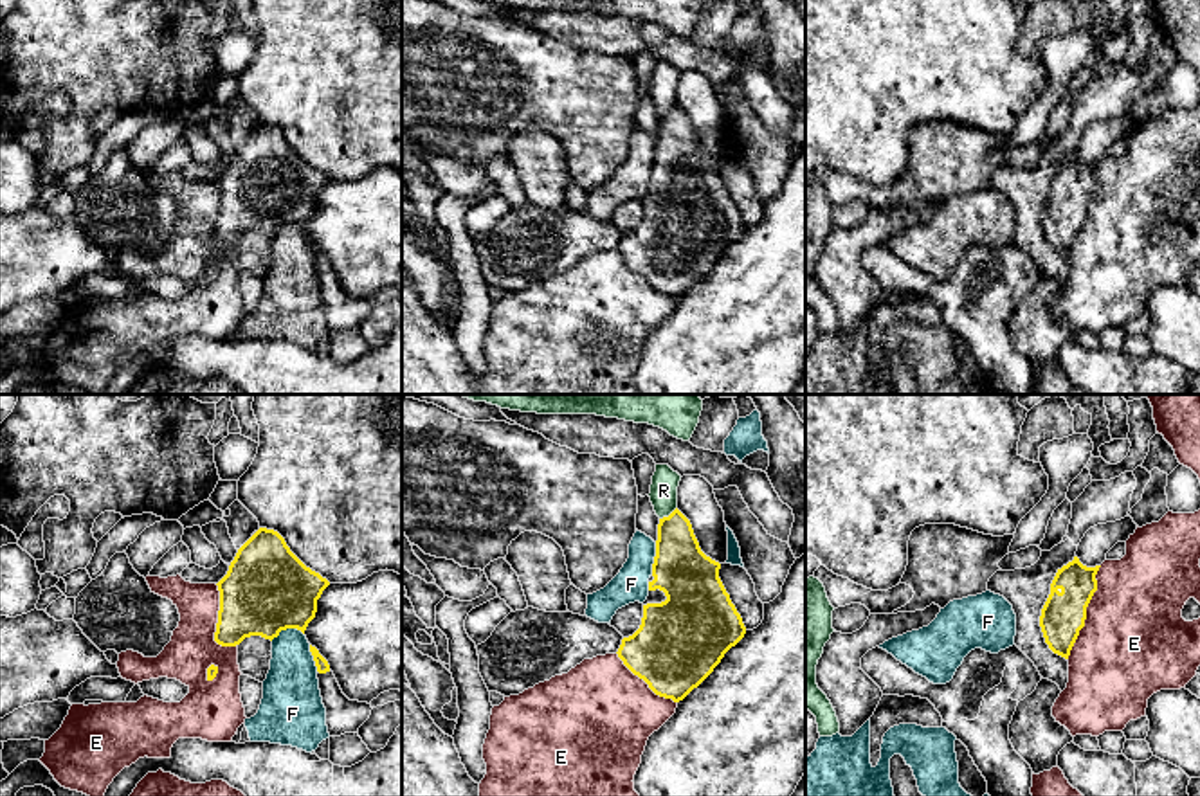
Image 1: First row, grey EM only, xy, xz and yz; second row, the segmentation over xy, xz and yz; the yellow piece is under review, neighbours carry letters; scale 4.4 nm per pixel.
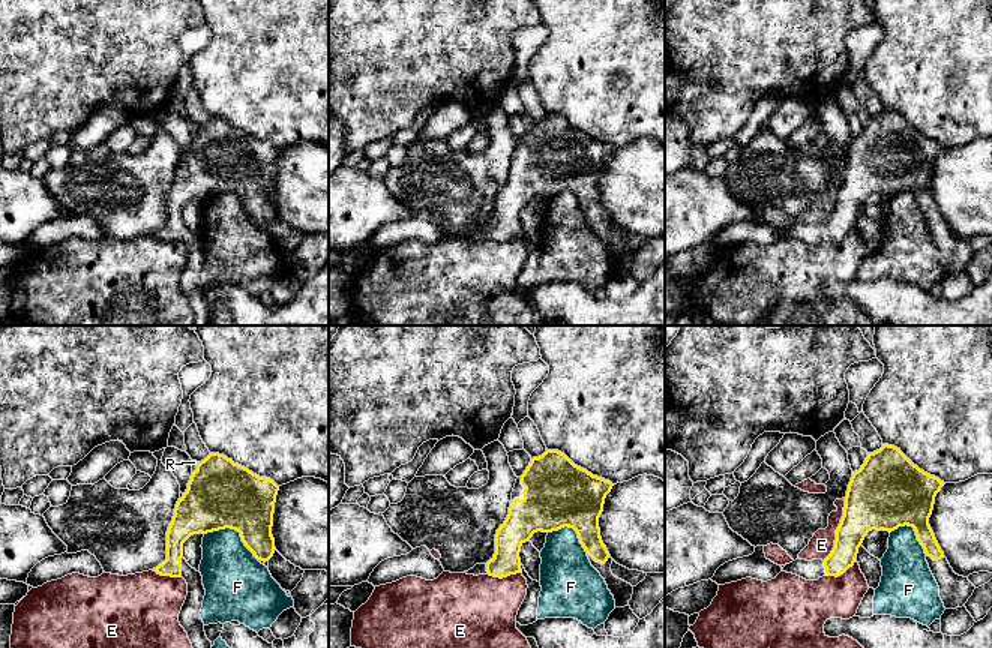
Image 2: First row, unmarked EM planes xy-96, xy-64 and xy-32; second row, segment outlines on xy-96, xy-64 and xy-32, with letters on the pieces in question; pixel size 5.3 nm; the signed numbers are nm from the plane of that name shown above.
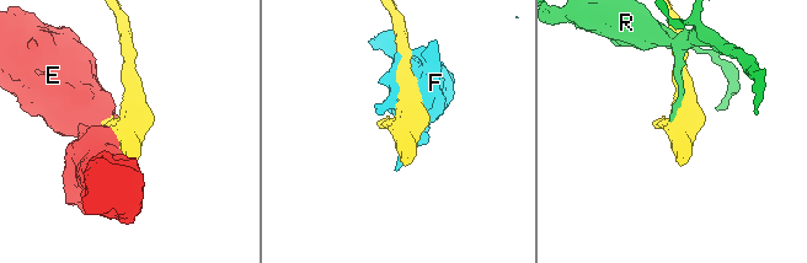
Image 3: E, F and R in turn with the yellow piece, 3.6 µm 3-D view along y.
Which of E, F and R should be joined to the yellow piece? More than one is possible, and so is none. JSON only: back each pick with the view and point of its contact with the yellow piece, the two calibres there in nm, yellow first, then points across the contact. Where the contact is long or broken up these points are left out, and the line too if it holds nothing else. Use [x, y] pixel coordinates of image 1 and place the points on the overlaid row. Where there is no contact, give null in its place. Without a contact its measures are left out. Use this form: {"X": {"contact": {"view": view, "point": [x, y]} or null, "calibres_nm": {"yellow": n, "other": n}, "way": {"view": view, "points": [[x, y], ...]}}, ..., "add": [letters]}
{"add": []}

